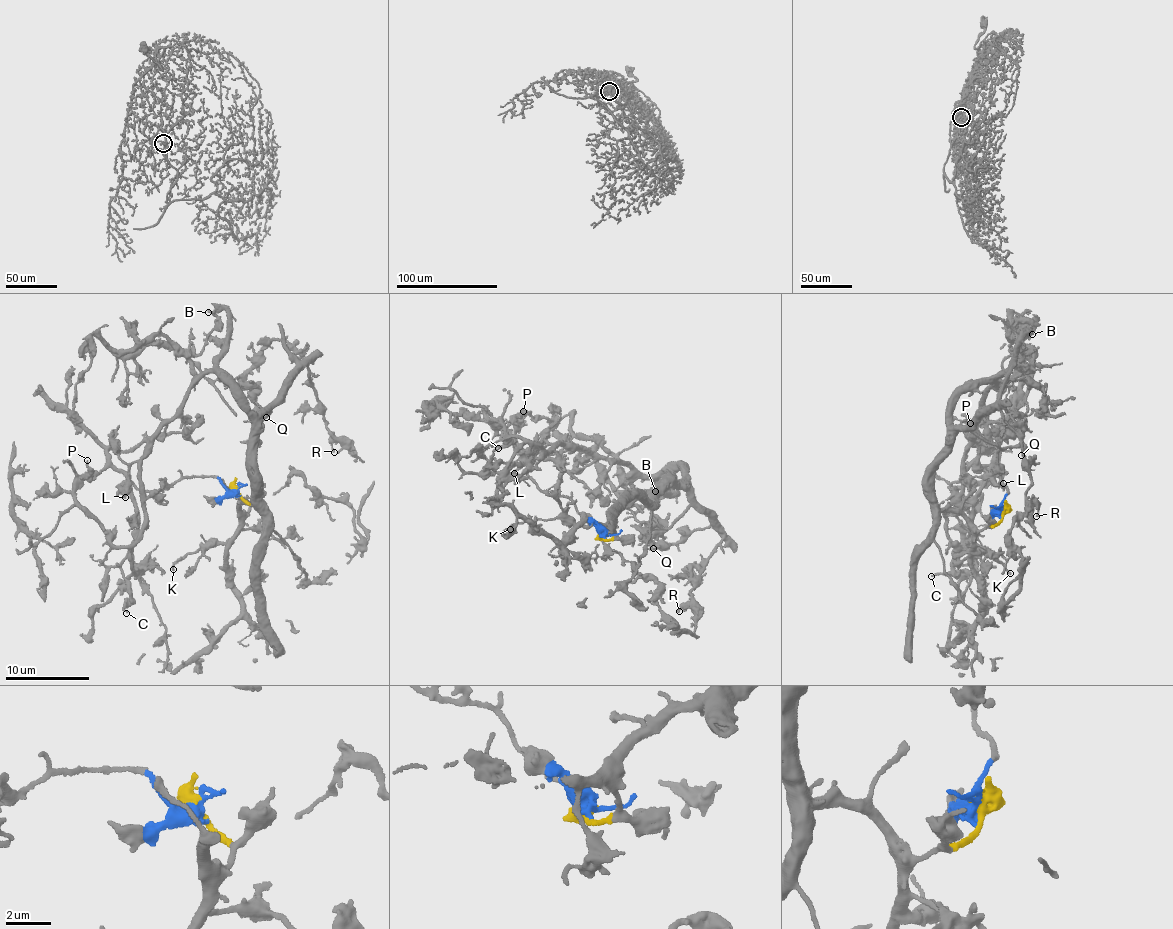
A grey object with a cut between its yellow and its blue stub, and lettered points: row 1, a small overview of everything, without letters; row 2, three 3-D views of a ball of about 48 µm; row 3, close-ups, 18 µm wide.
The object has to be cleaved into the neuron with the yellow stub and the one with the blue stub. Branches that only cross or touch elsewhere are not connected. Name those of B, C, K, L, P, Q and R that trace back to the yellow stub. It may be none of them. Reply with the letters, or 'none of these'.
B, K, Q, R

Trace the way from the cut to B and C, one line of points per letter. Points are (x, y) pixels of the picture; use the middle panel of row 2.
B: (602, 534), (615, 533), (619, 513), (643, 494), (686, 474), (665, 471), (659, 484), (675, 491), (655, 492)
C: (602, 534), (569, 499), (540, 489), (527, 472), (529, 463), (492, 465), (499, 447)

